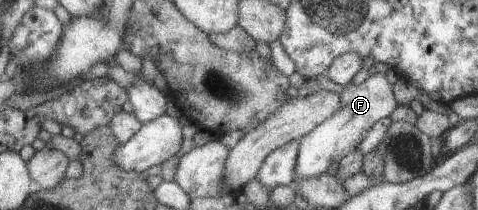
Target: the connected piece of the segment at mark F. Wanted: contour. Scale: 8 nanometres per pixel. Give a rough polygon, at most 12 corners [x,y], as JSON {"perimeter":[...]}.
{"perimeter":[[390,74],[343,85],[300,137],[294,181],[318,177],[398,105]]}

